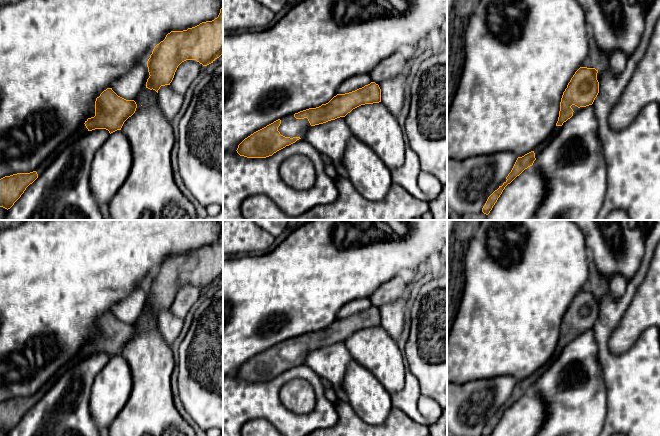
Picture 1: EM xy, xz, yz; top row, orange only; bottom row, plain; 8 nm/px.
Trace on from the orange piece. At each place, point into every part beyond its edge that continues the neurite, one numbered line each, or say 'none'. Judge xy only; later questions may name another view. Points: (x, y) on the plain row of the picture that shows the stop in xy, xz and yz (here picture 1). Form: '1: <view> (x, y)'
1: xy (82, 354)

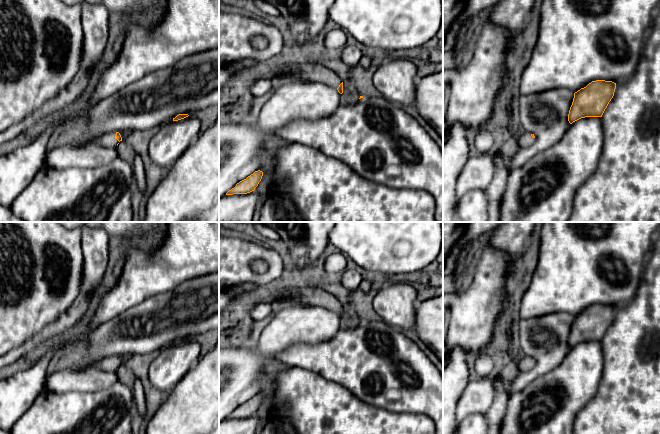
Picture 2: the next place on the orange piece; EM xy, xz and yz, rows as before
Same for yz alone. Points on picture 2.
1: yz (525, 364)

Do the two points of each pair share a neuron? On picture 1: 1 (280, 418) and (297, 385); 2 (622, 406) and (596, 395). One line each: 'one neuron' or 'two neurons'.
1: two neurons
2: two neurons

